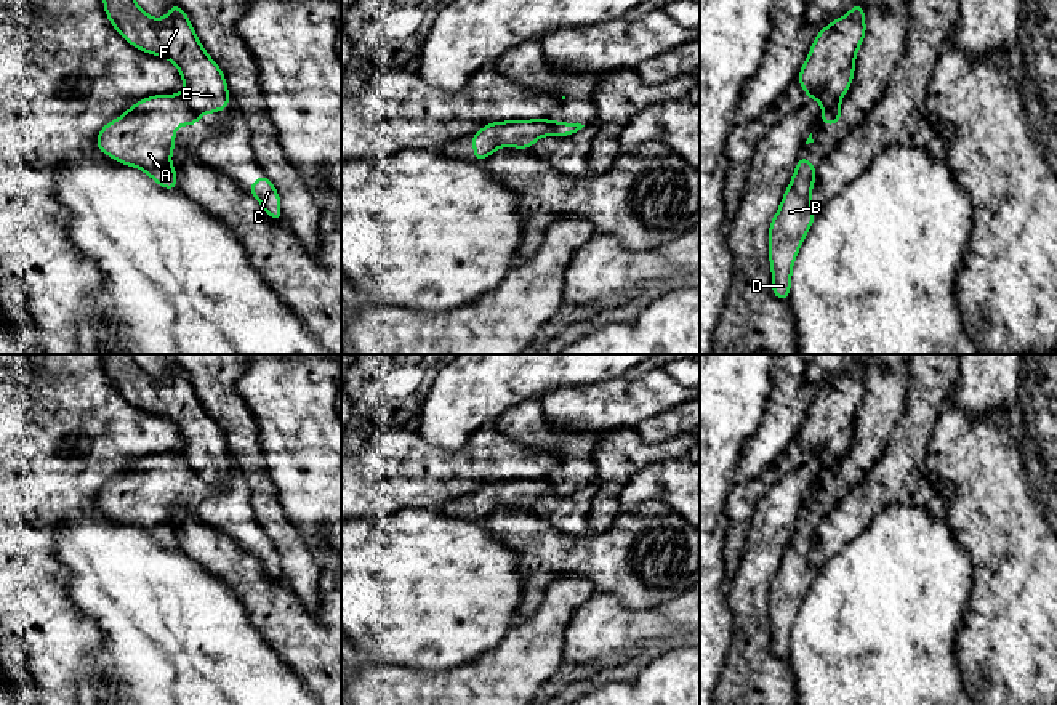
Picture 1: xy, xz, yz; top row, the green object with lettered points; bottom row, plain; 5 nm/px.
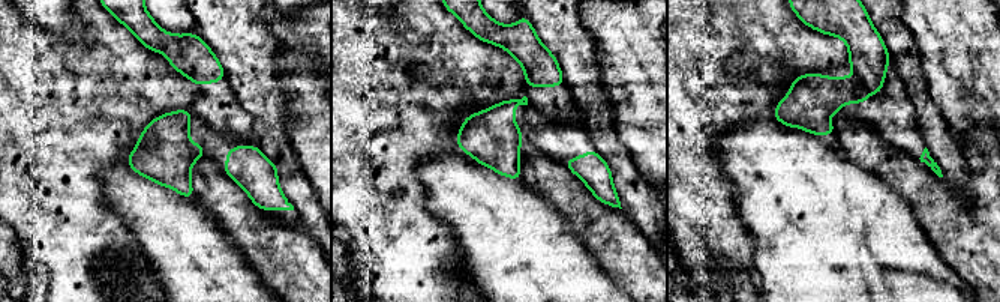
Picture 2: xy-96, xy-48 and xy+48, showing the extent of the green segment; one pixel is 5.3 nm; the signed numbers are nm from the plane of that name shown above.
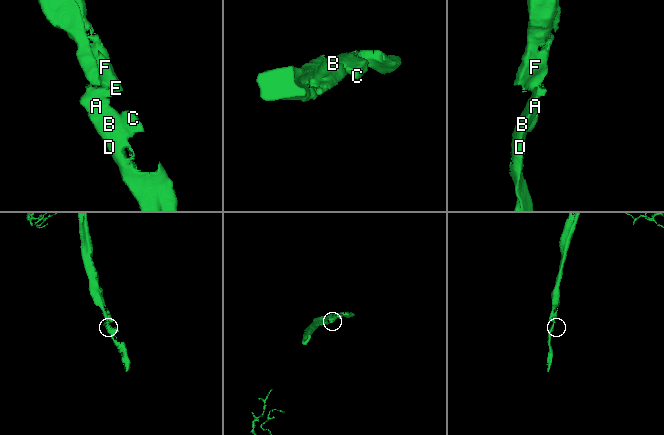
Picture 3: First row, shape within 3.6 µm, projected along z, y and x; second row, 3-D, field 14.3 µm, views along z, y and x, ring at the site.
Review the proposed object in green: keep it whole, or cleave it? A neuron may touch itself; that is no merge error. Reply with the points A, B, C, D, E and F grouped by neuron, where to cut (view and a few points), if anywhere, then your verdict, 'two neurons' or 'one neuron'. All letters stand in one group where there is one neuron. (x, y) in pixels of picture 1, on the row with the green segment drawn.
A B C D / E F | xy (183, 95), (196, 114) | two neurons

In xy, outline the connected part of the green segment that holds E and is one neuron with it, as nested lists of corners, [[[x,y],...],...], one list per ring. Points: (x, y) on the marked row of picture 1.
[[[102,0],[117,32],[135,48],[170,59],[184,80],[184,98],[195,114],[226,111],[229,91],[187,14],[175,2],[165,19],[154,19],[135,0]]]

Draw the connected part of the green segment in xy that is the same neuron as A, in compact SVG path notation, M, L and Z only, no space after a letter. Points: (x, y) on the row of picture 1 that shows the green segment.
M184 95L149 96L106 123L96 147L120 163L143 170L163 189L176 191L176 170L170 162L176 146L173 135L178 125L199 123Z

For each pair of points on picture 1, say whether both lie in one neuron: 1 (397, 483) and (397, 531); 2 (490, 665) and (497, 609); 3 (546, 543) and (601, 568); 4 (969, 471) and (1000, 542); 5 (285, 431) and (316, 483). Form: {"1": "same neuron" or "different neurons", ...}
{"1": "different neurons", "2": "different neurons", "3": "same neuron", "4": "same neuron", "5": "same neuron"}

